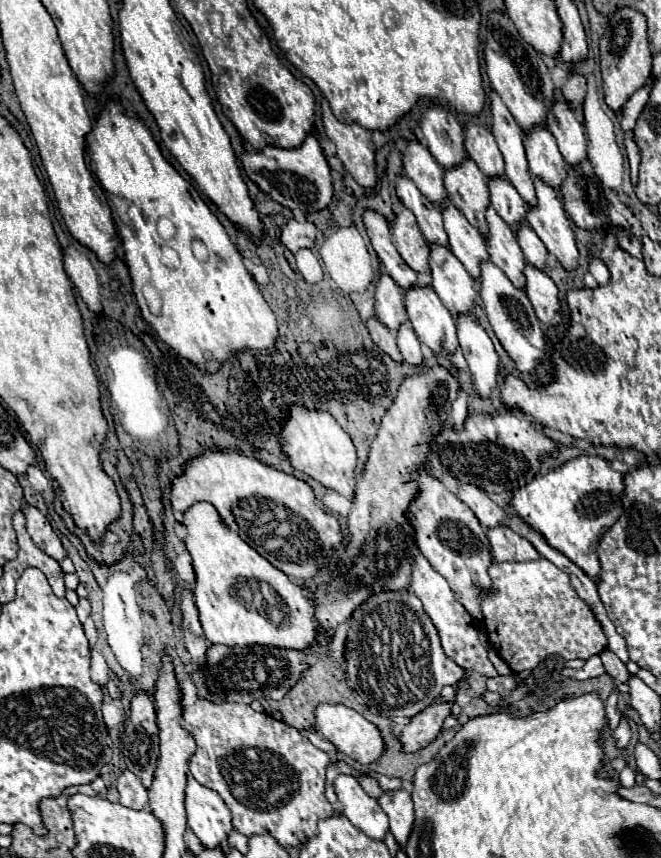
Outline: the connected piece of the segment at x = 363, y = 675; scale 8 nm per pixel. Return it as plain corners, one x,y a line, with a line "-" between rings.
411,590
401,592
381,592
373,598
367,598
353,614
351,614
351,628
345,642
345,660
349,680
353,682
355,690
363,700
371,700
375,712
387,718
395,716
413,716
417,710
423,710
437,698
443,686
455,684
463,678
463,670
441,650
441,640
437,638
437,630
433,630
433,622
425,614
421,600

